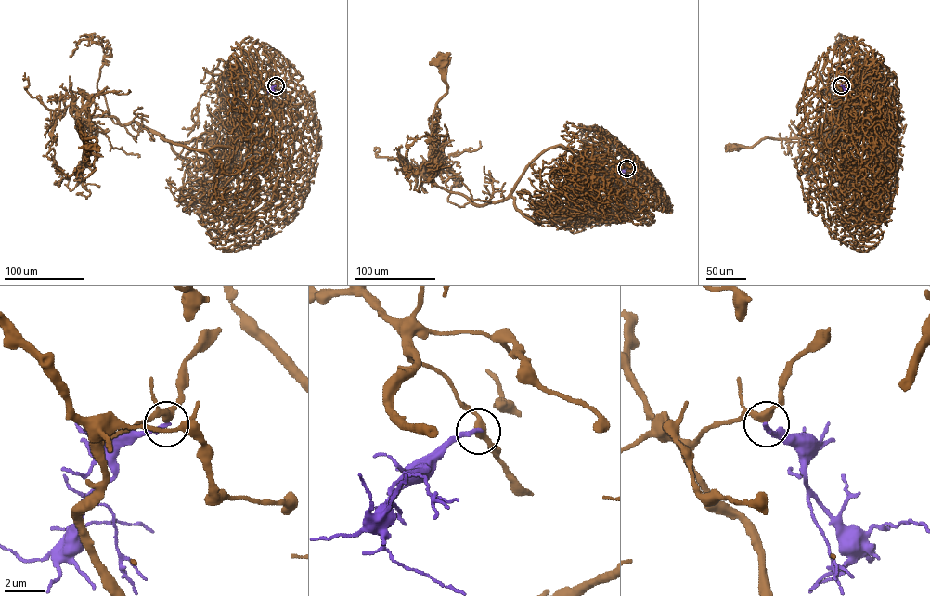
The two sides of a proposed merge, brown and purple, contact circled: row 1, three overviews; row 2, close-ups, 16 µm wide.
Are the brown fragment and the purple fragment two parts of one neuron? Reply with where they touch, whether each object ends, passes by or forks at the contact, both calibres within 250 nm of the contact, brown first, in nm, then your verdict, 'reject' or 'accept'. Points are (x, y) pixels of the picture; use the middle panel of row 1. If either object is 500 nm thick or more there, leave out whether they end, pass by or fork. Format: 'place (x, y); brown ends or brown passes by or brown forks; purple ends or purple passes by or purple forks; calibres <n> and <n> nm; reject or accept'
place (626, 168); brown passes by; purple ends; calibres 360 and 240 nm; reject

